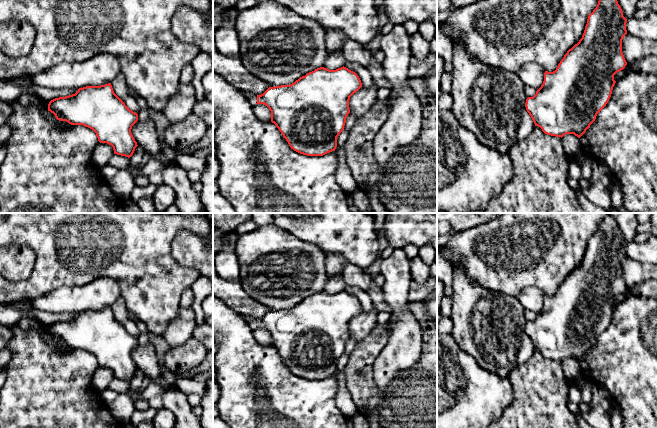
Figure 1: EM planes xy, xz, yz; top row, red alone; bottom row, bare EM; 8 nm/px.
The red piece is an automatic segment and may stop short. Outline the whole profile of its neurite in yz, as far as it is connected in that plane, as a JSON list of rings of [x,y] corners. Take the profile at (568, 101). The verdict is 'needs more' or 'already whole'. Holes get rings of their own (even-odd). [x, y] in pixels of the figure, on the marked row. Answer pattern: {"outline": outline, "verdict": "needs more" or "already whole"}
{"outline": [[[599,0],[596,8],[589,14],[582,38],[567,51],[553,72],[545,71],[544,81],[533,97],[526,99],[525,107],[535,126],[551,136],[563,137],[574,134],[580,138],[595,121],[597,114],[608,103],[616,83],[614,75],[623,70],[627,62],[622,53],[622,40],[627,34],[627,19],[617,0]]], "verdict": "already whole"}

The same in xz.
{"outline": [[[346,67],[315,69],[290,85],[269,87],[263,94],[243,92],[251,105],[264,104],[271,111],[276,125],[291,149],[307,156],[323,156],[335,151],[337,137],[344,130],[350,113],[350,97],[362,87],[359,76]]], "verdict": "needs more"}

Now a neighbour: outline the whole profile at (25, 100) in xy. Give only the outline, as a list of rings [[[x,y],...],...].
[[[24,94],[21,95],[17,101],[22,106],[36,105],[40,109],[40,112],[43,114],[44,118],[50,121],[58,129],[66,129],[71,126],[71,124],[66,121],[57,120],[55,115],[48,110],[49,103],[37,96]]]

